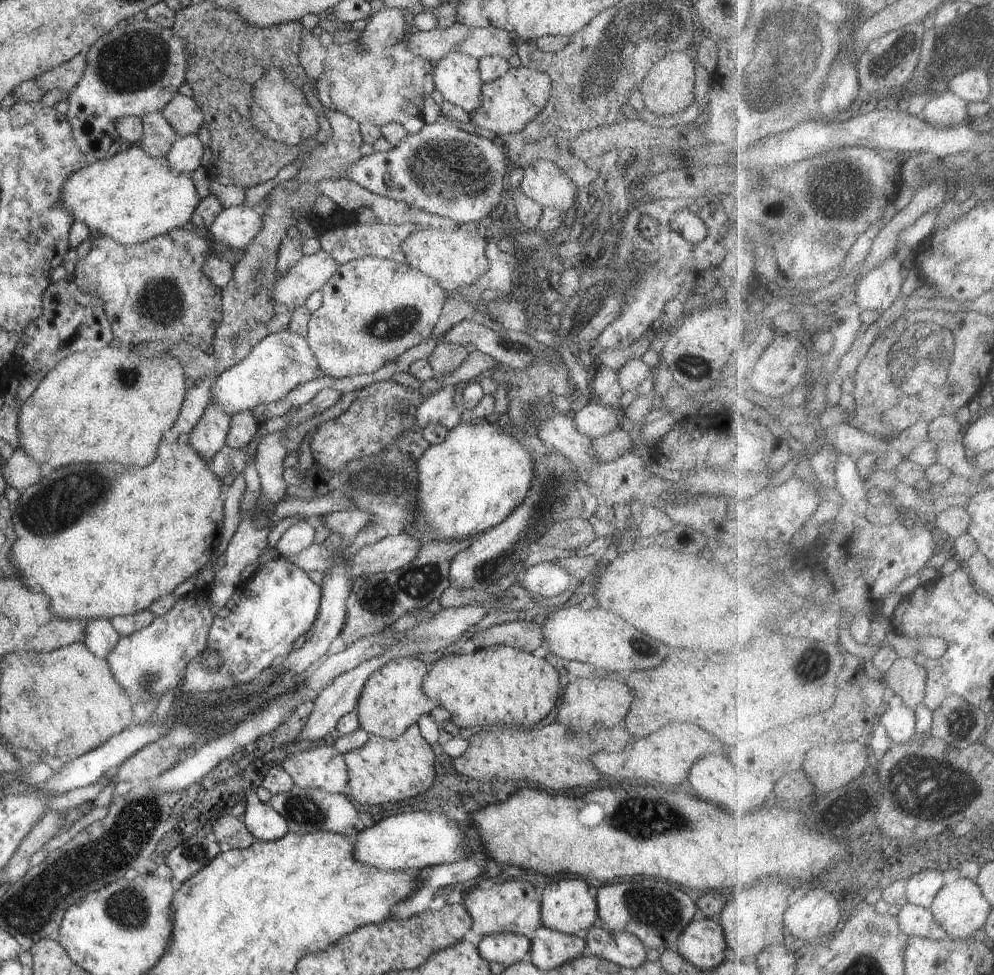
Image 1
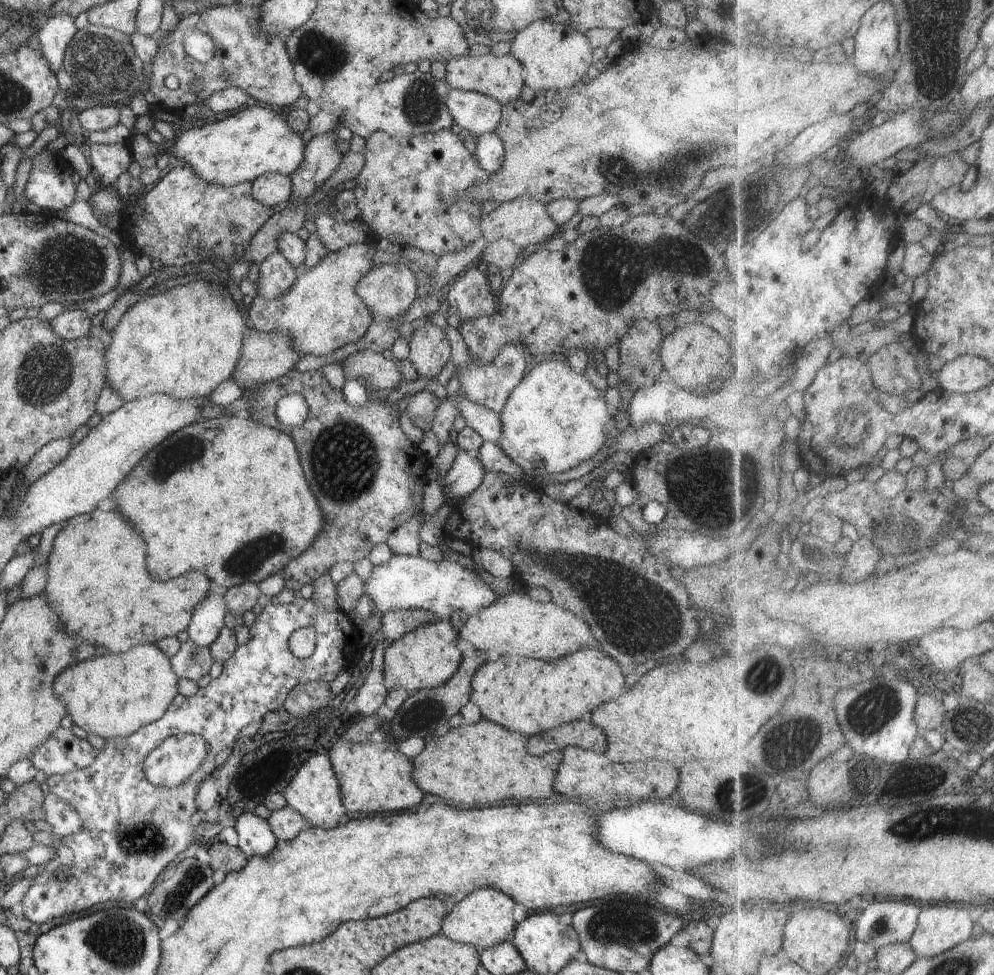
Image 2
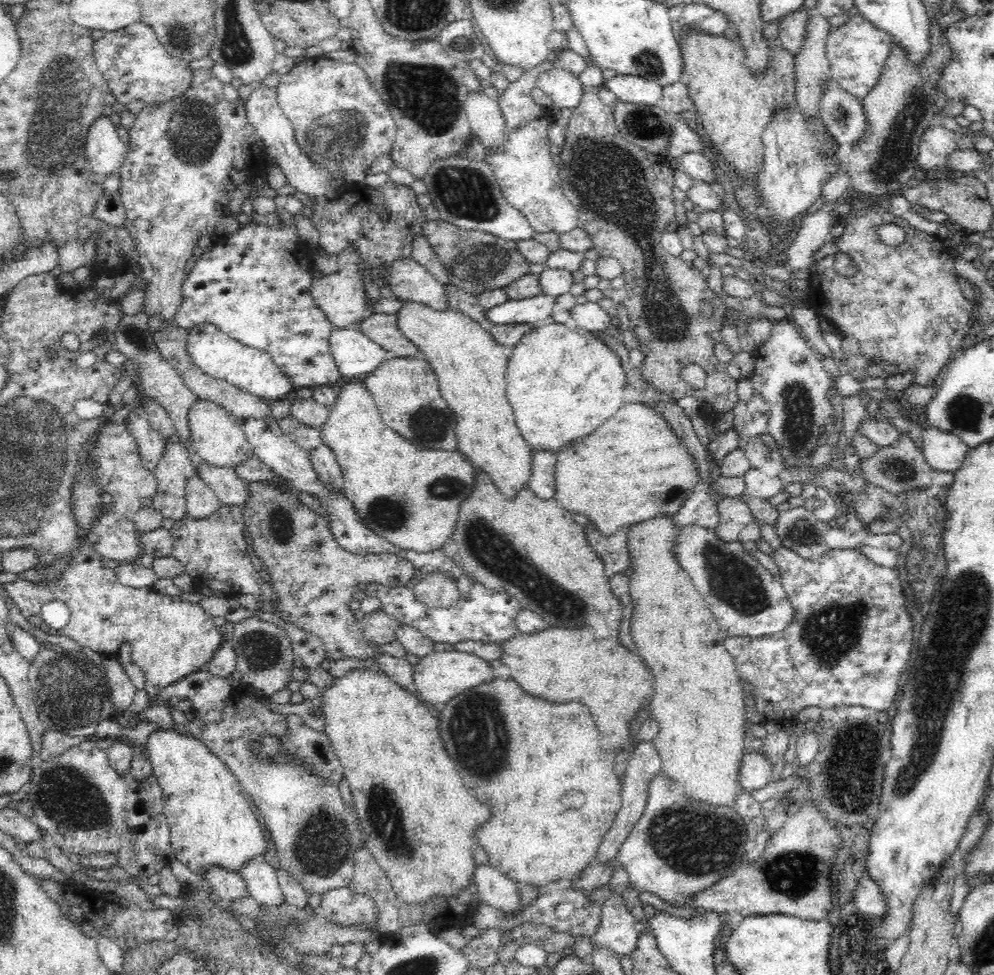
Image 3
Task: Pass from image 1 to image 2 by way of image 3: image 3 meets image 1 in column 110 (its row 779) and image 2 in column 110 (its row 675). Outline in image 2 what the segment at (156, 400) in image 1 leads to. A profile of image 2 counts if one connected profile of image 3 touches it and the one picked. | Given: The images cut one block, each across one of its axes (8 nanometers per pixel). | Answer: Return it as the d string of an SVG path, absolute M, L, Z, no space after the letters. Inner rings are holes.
M206 279L177 285L166 292L141 298L124 312L112 331L112 342L106 350L106 386L124 402L162 393L173 399L210 396L224 380L232 378L240 360L243 338L247 332L243 312L230 294L218 294Z

